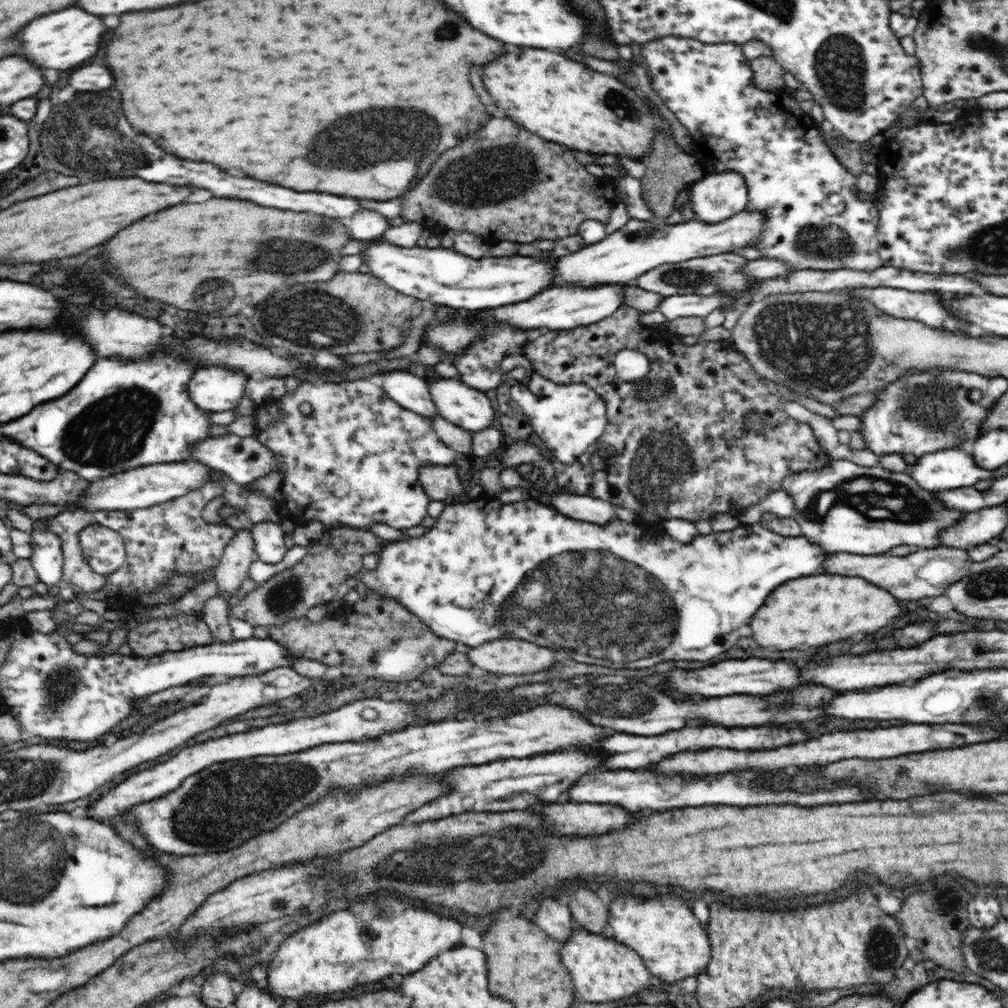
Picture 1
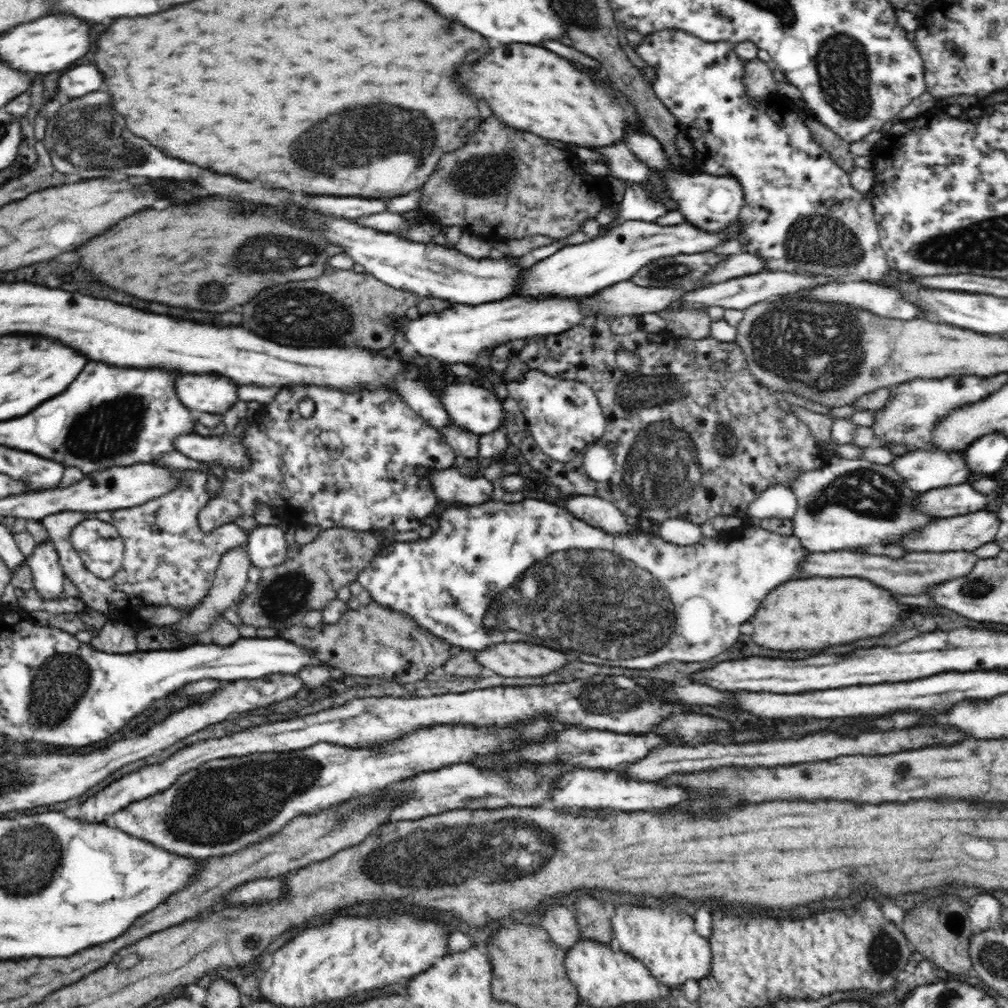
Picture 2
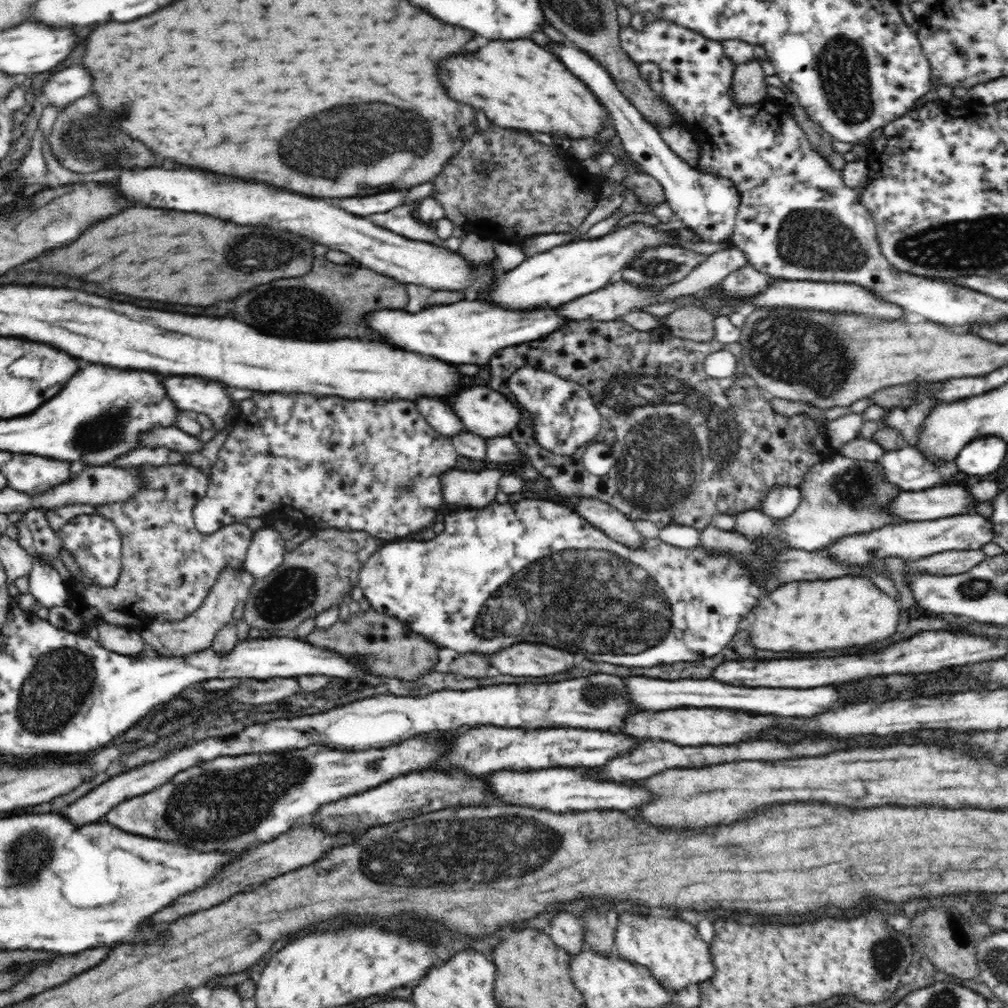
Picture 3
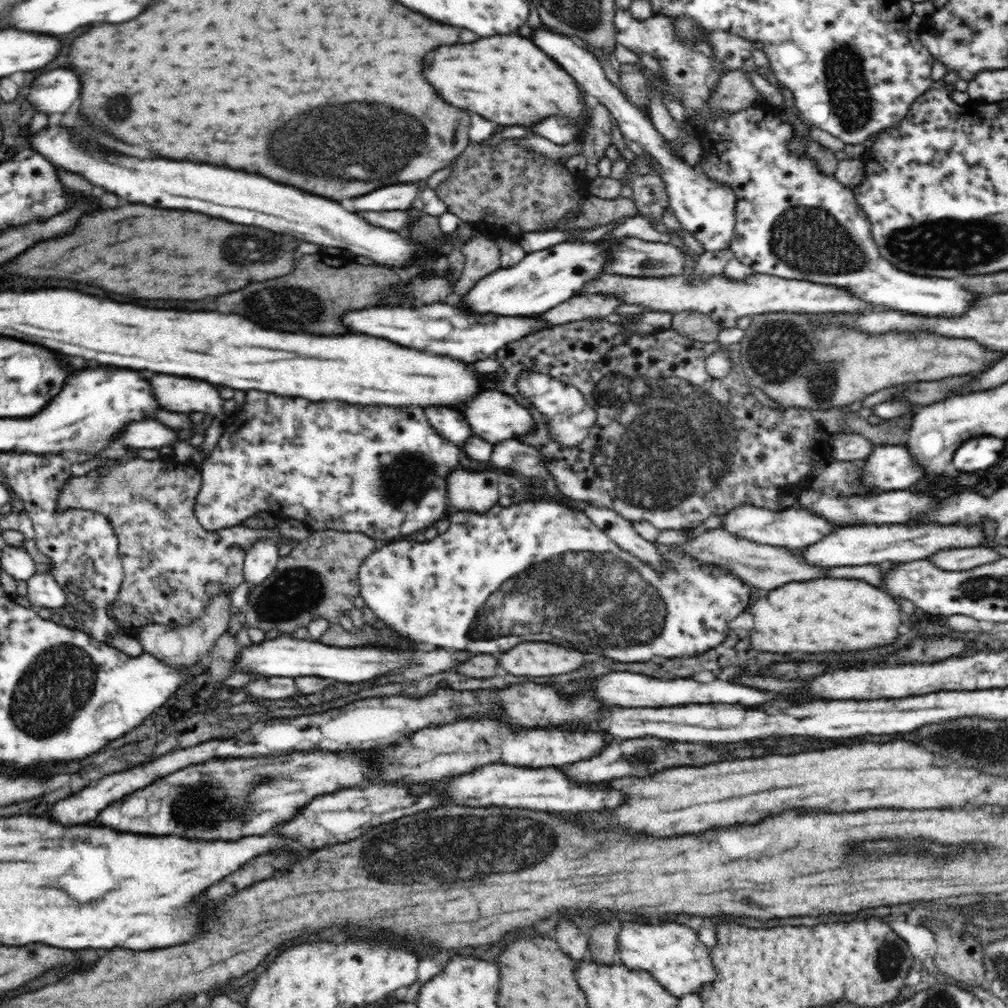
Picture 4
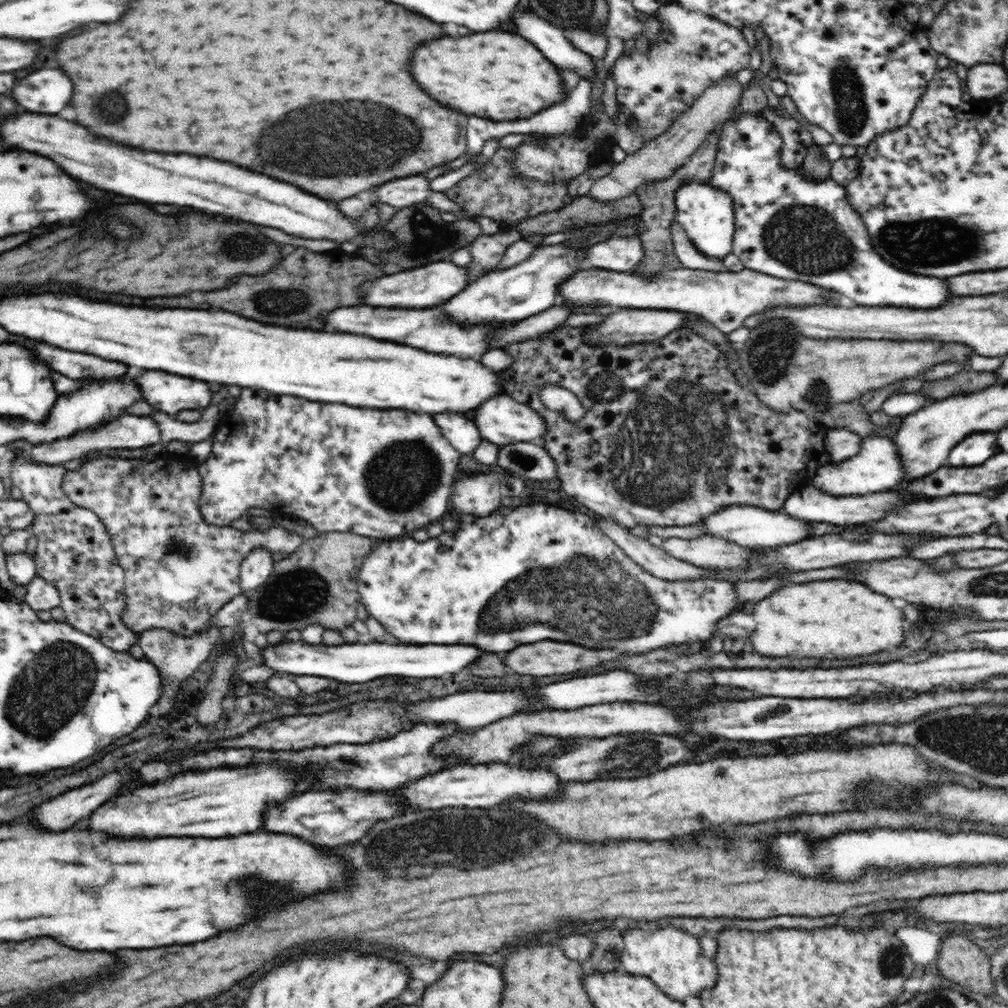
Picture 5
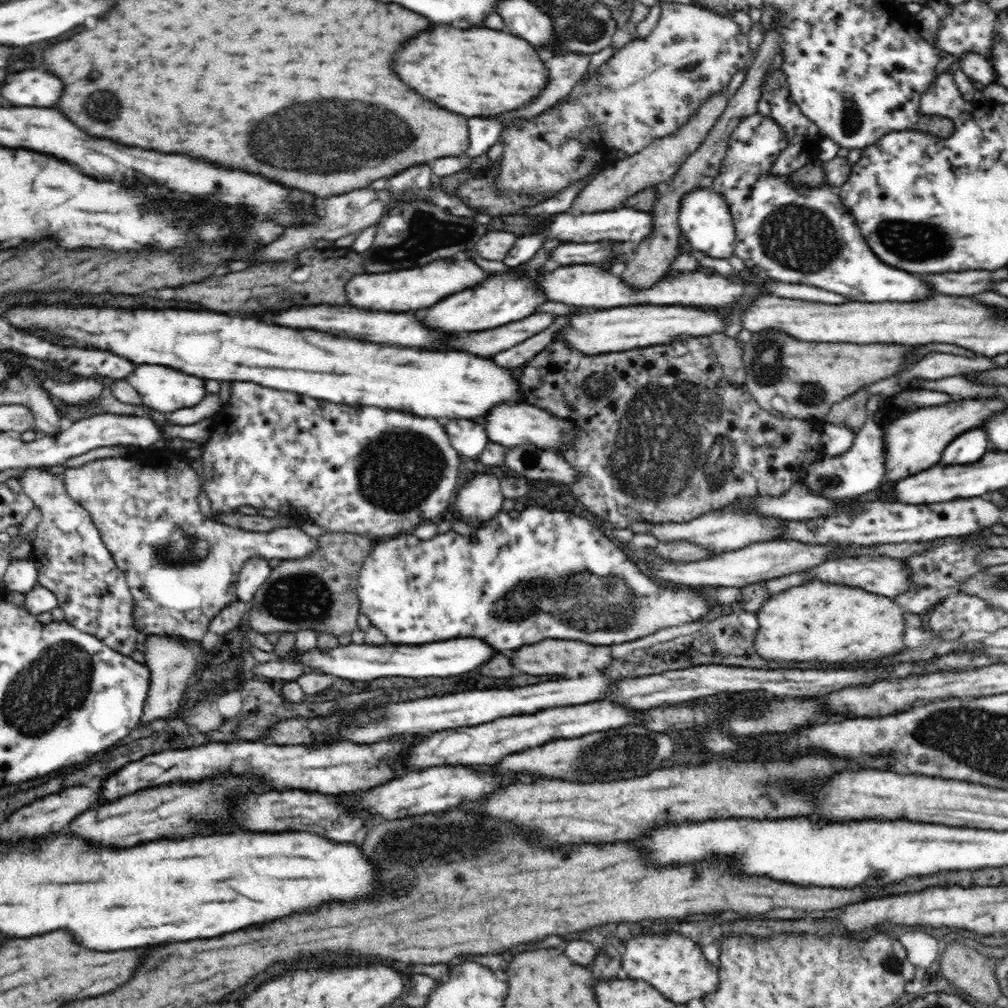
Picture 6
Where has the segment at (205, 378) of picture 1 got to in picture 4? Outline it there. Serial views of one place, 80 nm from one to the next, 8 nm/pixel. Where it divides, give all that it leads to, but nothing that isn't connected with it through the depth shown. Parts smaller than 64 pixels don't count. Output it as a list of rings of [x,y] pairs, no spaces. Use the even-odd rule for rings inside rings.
[[[155,374],[150,381],[152,389],[154,389],[154,395],[156,395],[156,401],[160,404],[161,408],[172,412],[201,412],[203,414],[209,414],[213,416],[214,422],[206,428],[205,441],[200,445],[200,449],[209,453],[216,446],[223,429],[221,428],[226,414],[222,409],[223,400],[218,393],[218,388],[210,386],[208,382],[202,382],[202,380],[192,380],[192,378],[178,378],[178,376],[168,376],[168,374]]]

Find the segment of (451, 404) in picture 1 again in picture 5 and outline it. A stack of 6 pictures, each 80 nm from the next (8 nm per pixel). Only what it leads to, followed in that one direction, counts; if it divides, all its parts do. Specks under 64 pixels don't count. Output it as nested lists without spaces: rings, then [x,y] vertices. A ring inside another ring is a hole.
[[[504,394],[488,398],[482,406],[476,408],[476,426],[482,438],[500,446],[512,444],[512,442],[530,442],[534,438],[538,438],[536,440],[538,443],[544,436],[544,424],[545,420],[532,407],[524,406]]]

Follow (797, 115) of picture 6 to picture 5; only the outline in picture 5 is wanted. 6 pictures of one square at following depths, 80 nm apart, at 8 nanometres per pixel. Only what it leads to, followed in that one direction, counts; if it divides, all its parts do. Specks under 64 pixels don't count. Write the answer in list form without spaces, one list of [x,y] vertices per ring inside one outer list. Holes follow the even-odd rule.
[[[768,106],[763,108],[760,113],[764,114],[764,118],[768,118],[768,121],[772,122],[782,135],[783,146],[780,163],[782,163],[784,167],[790,167],[790,169],[792,169],[802,166],[805,158],[809,154],[808,149],[816,144],[812,139],[812,135],[802,129],[800,124],[787,114],[783,106],[782,108],[782,115],[773,112]]]

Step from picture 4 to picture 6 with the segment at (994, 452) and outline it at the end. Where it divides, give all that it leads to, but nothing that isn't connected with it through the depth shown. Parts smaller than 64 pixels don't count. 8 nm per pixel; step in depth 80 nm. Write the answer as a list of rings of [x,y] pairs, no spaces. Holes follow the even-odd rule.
[[[972,428],[960,434],[958,438],[948,442],[944,448],[941,465],[965,465],[968,462],[978,462],[986,452],[990,452],[988,436],[984,429]]]

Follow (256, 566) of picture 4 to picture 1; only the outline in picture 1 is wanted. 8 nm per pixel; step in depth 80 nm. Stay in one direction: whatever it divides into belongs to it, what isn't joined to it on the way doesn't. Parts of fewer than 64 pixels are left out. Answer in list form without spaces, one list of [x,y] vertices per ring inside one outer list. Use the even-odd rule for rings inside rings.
[[[264,521],[254,523],[251,534],[255,543],[254,554],[256,560],[268,564],[277,564],[286,554],[284,527],[279,523]]]

